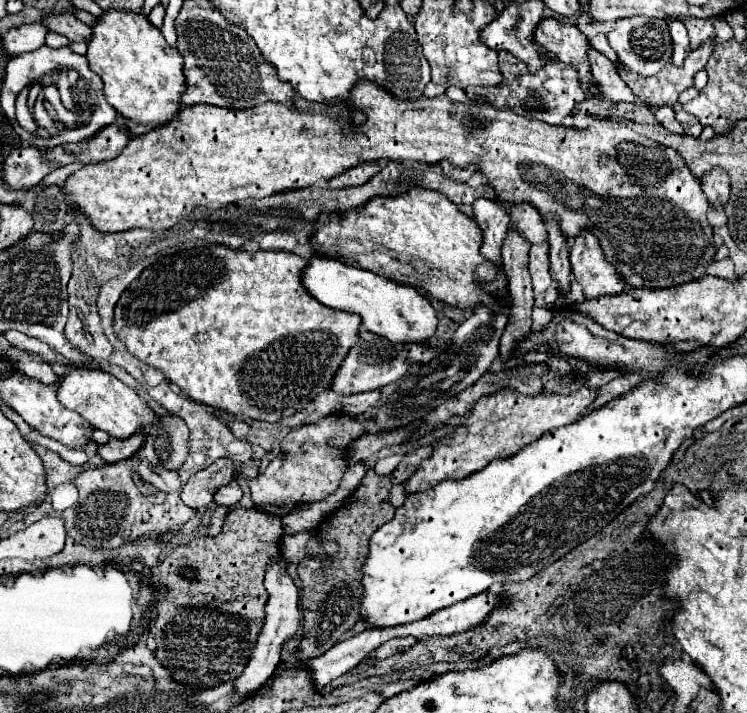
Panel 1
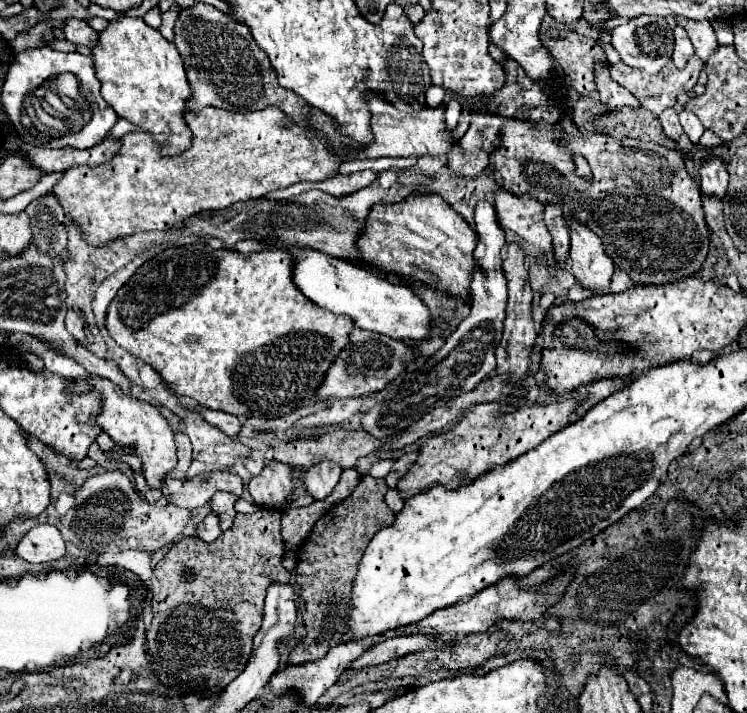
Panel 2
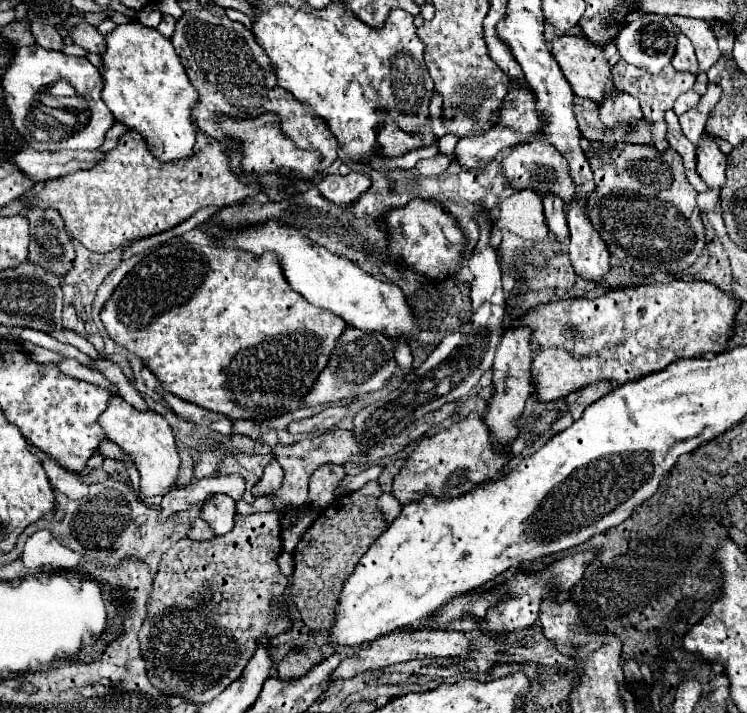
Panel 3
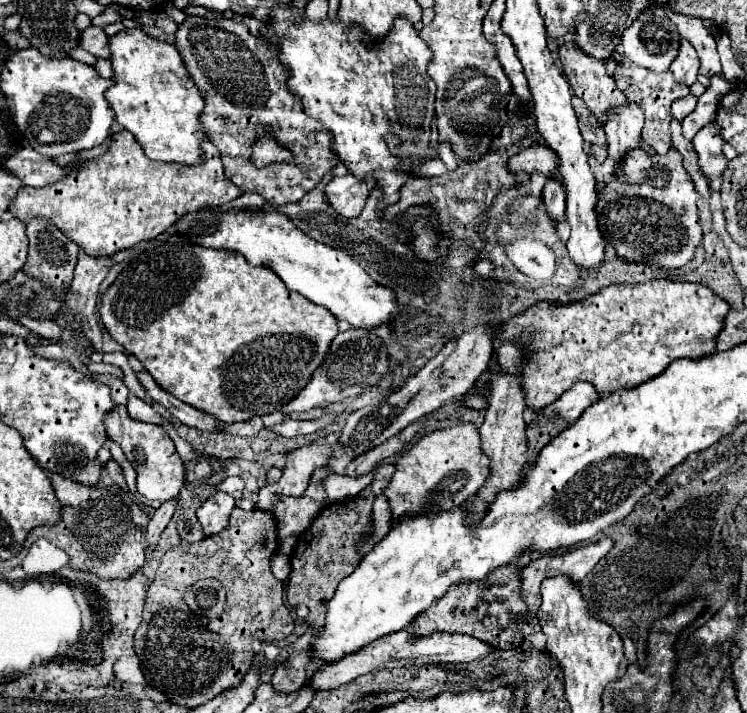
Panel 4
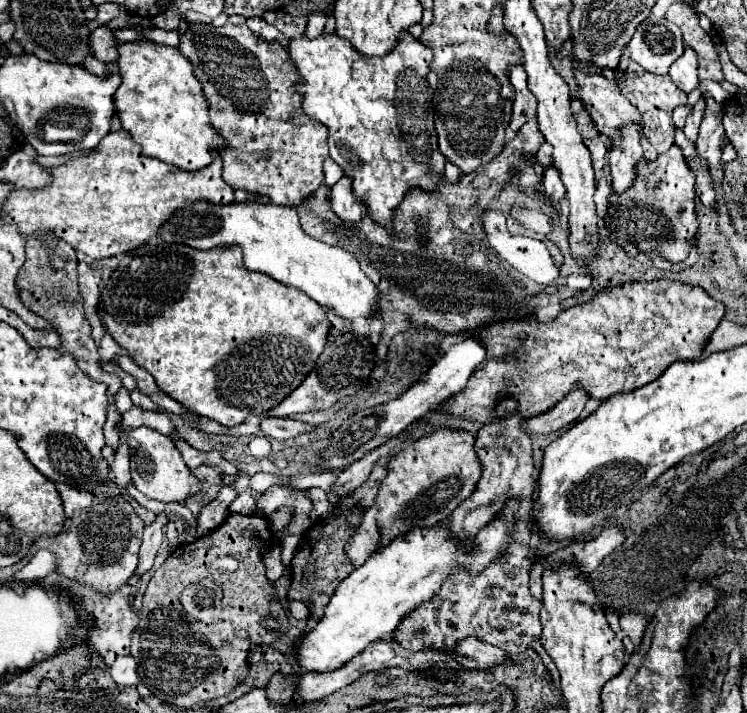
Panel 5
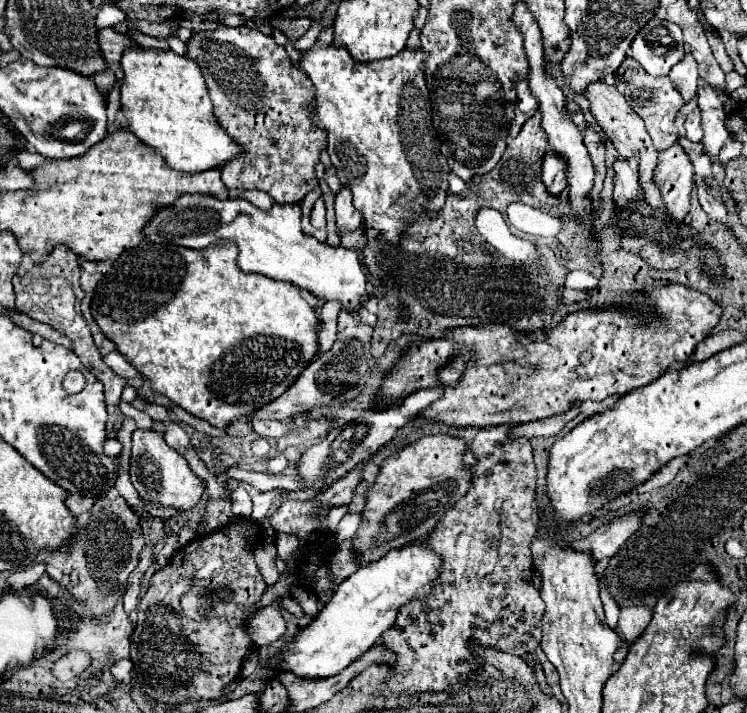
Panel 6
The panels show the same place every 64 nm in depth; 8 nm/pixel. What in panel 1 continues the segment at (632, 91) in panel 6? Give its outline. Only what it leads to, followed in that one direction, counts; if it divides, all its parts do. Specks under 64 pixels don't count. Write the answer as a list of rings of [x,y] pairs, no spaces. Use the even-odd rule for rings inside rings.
[[[708,40],[692,50],[681,67],[675,67],[669,62],[658,74],[648,78],[630,72],[624,66],[618,66],[618,72],[642,102],[652,106],[672,106],[678,96],[692,86],[694,74],[706,66],[708,58],[714,52],[714,46],[716,40]]]

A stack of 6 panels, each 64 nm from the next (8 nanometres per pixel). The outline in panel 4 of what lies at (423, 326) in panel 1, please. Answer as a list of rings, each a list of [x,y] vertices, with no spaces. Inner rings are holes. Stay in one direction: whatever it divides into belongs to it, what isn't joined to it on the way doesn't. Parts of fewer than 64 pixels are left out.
[[[198,210],[186,214],[180,222],[176,222],[176,232],[186,234],[190,242],[210,248],[228,248],[242,252],[252,266],[266,264],[270,266],[282,282],[300,292],[310,302],[324,306],[338,320],[348,322],[352,328],[378,328],[390,326],[392,318],[398,314],[396,292],[374,282],[348,254],[342,250],[334,250],[308,238],[302,230],[298,230],[284,214],[248,214],[242,210],[226,210],[226,212],[210,212]]]

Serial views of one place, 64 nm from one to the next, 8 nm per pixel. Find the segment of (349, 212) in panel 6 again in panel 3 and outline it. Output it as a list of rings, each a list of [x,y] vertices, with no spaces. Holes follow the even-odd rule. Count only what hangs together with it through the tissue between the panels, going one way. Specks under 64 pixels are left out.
[[[350,172],[348,176],[340,174],[328,174],[314,182],[299,181],[294,186],[289,186],[286,193],[294,196],[295,192],[302,192],[308,188],[318,188],[320,194],[324,194],[328,200],[332,200],[338,206],[352,204],[362,192],[366,192],[372,184],[372,178],[366,172]]]

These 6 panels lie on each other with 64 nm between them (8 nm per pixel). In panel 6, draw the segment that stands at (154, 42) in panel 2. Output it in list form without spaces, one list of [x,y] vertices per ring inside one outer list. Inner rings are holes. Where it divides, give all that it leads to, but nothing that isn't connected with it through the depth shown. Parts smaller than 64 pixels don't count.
[[[132,46],[124,50],[120,64],[124,72],[124,80],[120,88],[120,112],[128,120],[130,132],[140,142],[160,152],[170,168],[182,172],[204,172],[210,168],[224,166],[226,160],[230,160],[232,156],[236,156],[236,152],[240,152],[240,146],[236,146],[232,138],[226,138],[224,130],[214,122],[216,118],[212,114],[212,102],[204,78],[200,74],[200,66],[196,66],[196,62],[172,50]]]

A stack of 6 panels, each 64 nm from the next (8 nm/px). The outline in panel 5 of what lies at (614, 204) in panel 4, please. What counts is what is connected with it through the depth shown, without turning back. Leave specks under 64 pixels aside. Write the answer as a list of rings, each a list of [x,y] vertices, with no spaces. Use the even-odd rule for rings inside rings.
[[[676,146],[654,162],[640,158],[636,164],[634,184],[622,194],[612,192],[608,198],[608,214],[604,218],[608,238],[620,248],[632,244],[642,254],[656,252],[664,260],[678,264],[688,258],[698,234],[694,198],[694,174],[688,170],[688,164]]]

